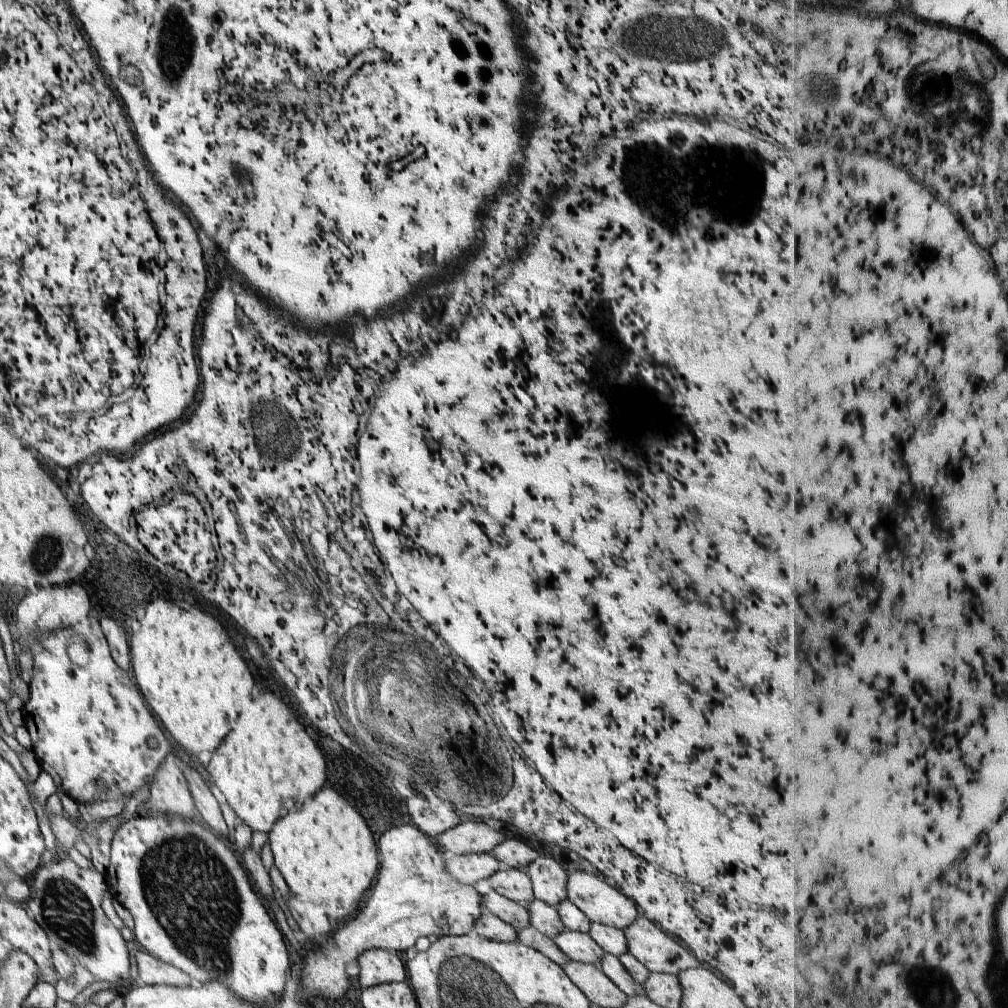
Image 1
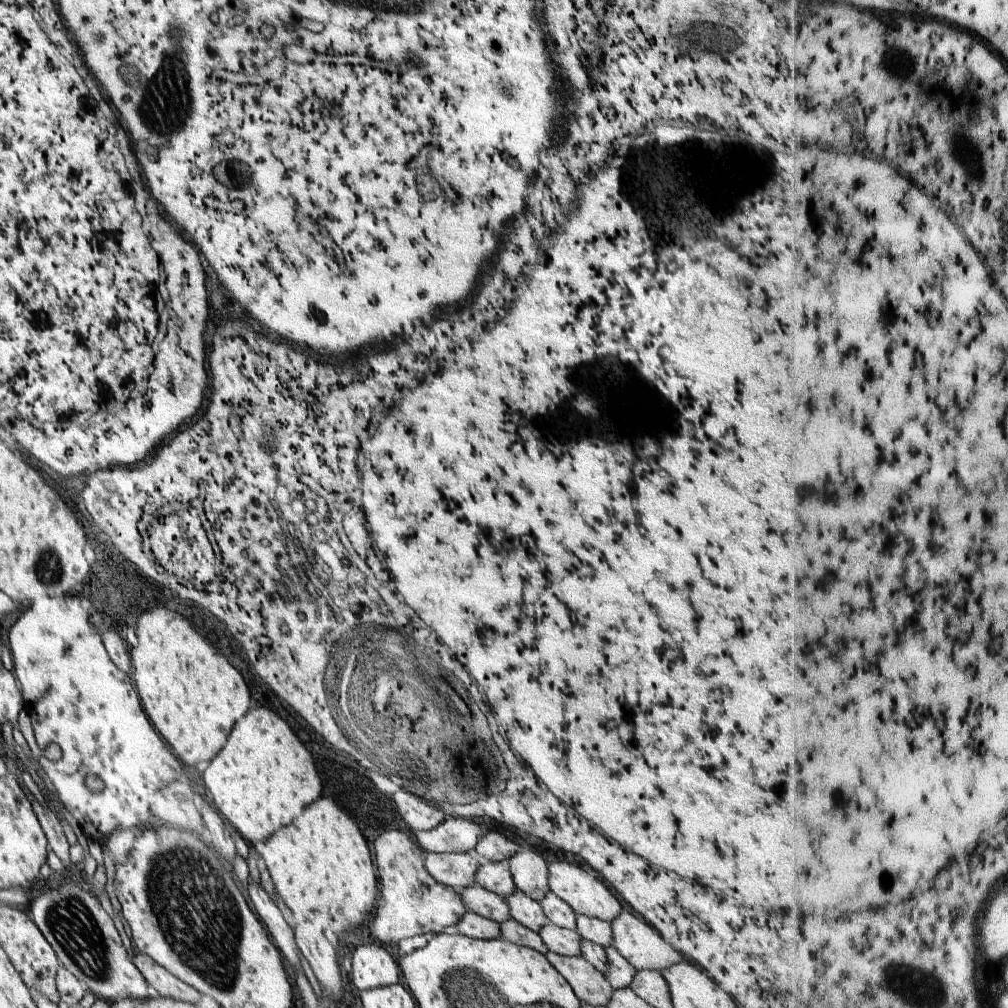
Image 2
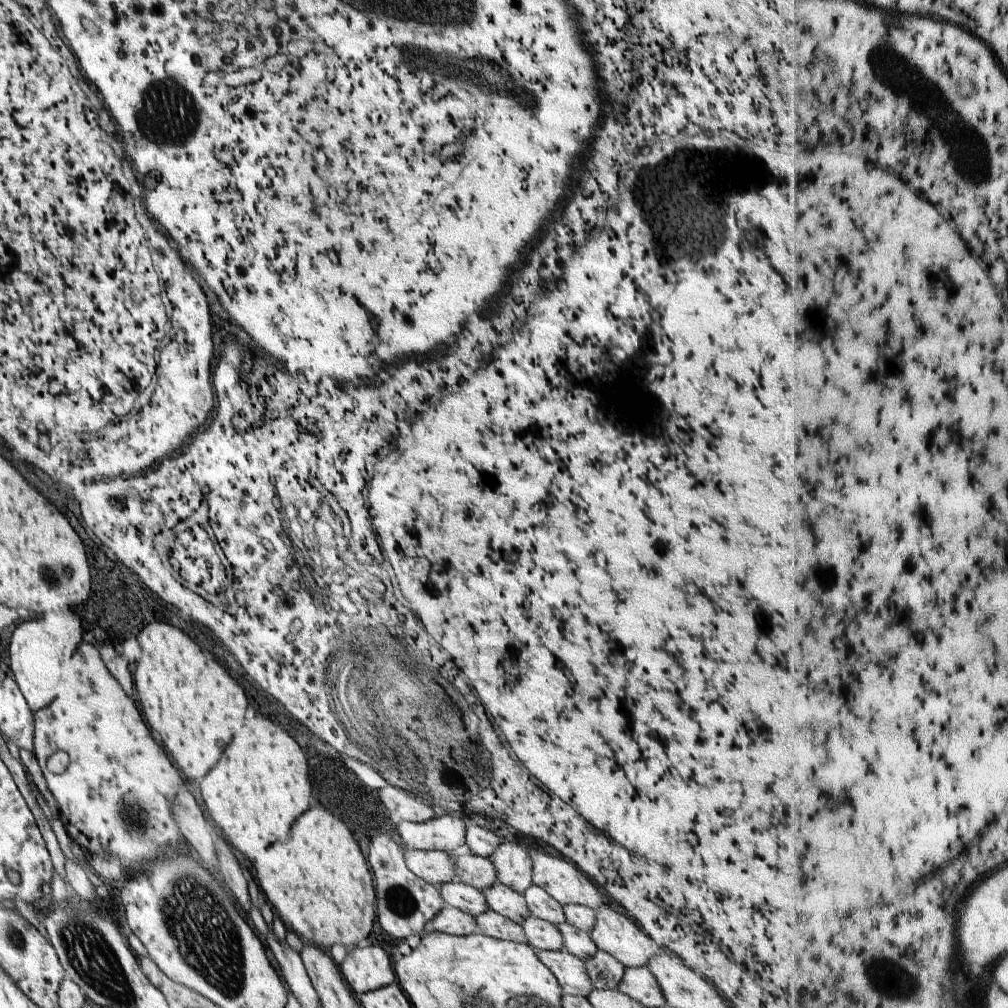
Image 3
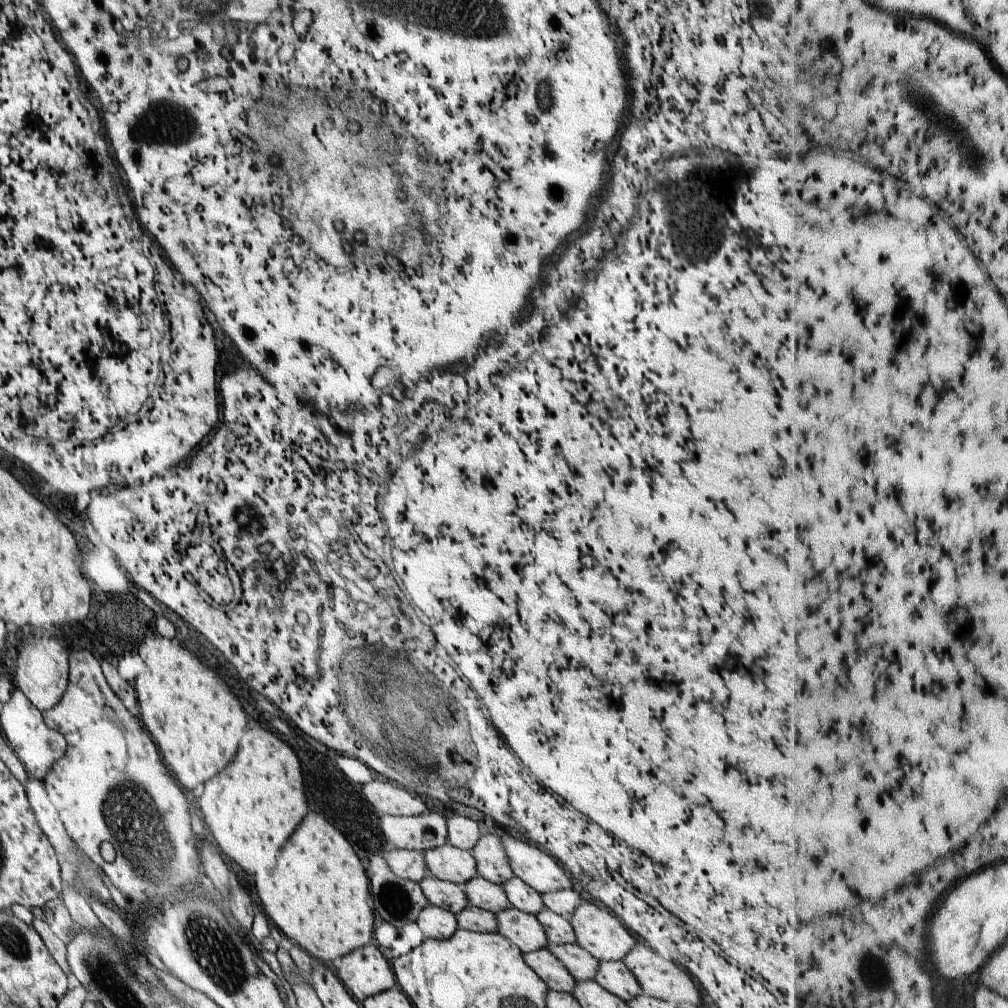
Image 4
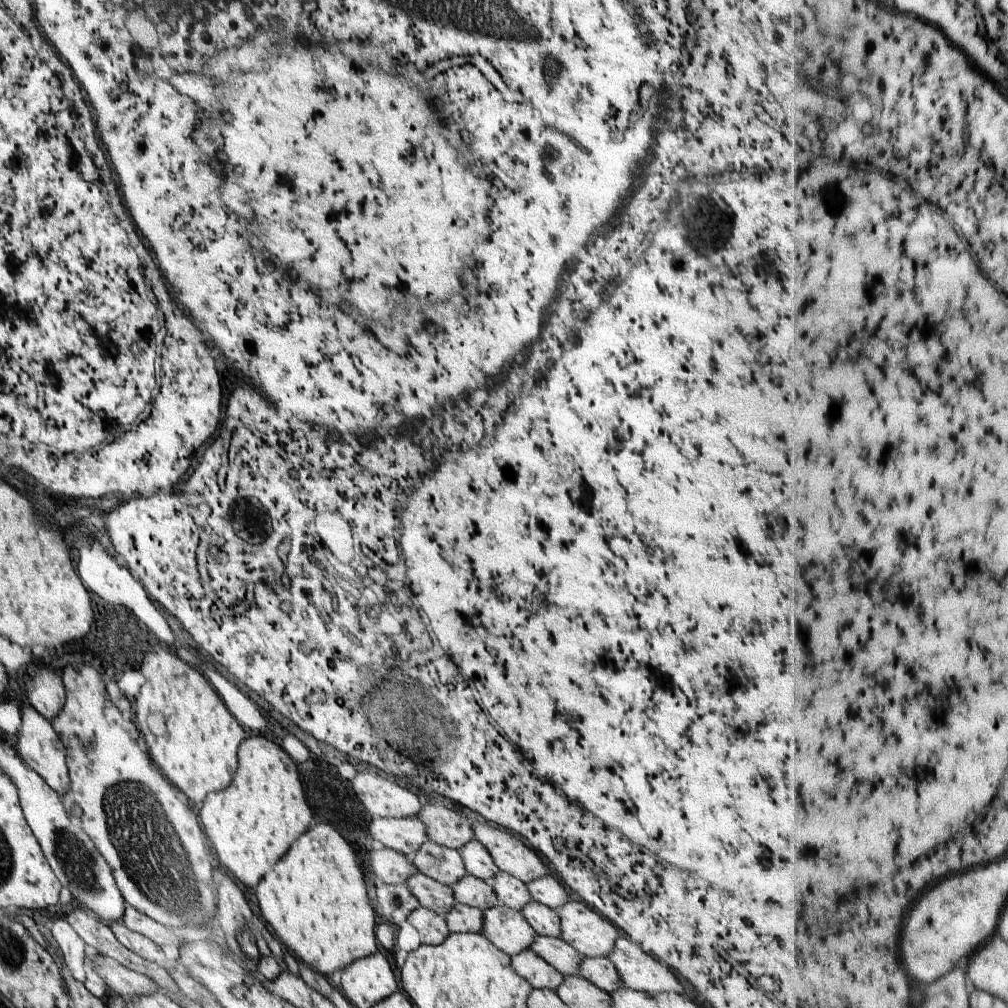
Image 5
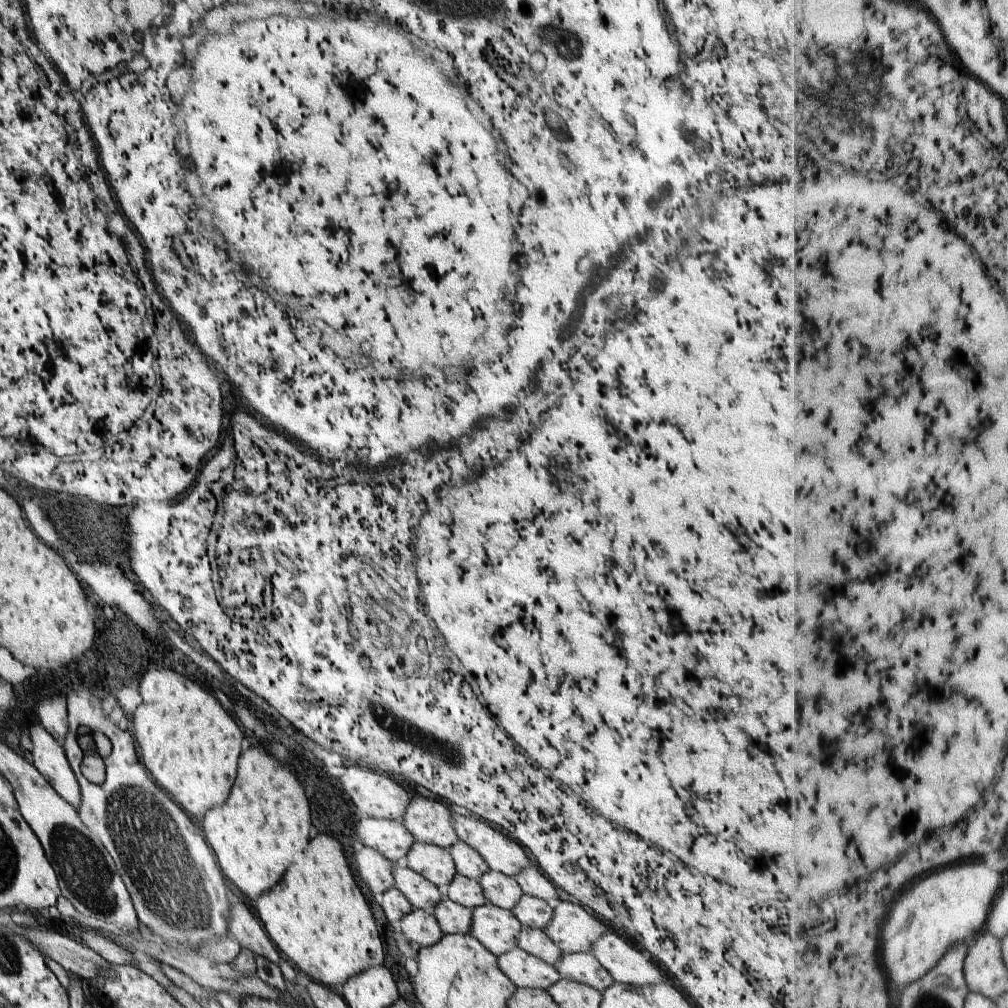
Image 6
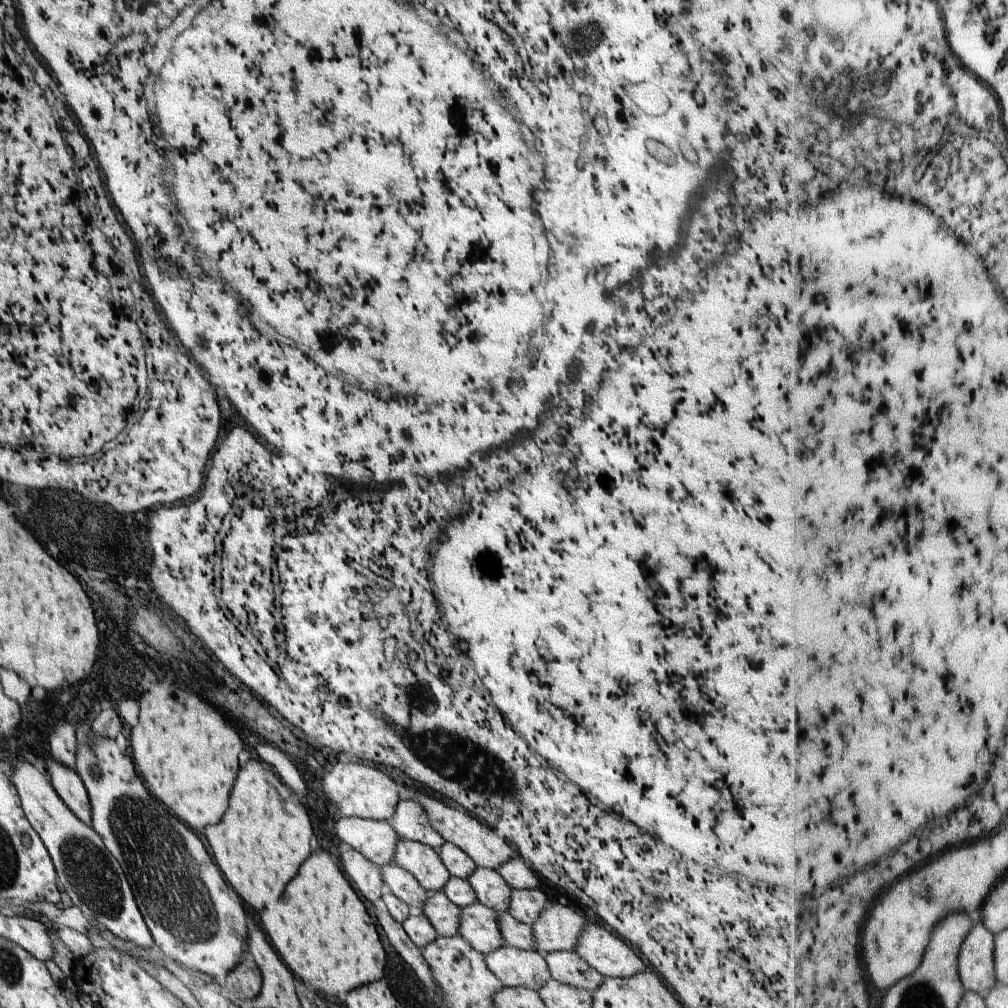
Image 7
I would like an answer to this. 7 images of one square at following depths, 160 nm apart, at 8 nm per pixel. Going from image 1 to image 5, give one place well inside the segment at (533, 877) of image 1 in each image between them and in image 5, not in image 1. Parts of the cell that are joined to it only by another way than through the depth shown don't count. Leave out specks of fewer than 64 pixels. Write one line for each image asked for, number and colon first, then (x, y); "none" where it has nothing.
2: (530, 871)
3: (514, 865)
4: (493, 864)
5: (478, 861)

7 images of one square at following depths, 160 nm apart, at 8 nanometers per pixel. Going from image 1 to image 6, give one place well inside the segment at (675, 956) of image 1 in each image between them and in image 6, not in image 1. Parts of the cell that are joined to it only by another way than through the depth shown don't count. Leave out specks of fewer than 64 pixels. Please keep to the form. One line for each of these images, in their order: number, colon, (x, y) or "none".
2: (642, 945)
3: (615, 933)
4: (597, 930)
5: (591, 934)
6: (574, 930)

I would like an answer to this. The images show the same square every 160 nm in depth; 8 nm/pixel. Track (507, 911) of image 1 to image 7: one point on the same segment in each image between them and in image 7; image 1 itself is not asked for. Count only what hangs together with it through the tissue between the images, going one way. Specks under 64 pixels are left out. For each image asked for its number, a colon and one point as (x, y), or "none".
2: (488, 904)
3: (468, 899)
4: (451, 896)
5: (431, 894)
6: (422, 894)
7: (399, 882)

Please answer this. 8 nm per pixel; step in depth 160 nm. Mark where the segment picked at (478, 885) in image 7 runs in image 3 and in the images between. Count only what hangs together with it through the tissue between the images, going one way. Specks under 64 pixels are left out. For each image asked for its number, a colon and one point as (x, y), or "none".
3: (541, 904)
4: (522, 896)
5: (513, 893)
6: (500, 890)

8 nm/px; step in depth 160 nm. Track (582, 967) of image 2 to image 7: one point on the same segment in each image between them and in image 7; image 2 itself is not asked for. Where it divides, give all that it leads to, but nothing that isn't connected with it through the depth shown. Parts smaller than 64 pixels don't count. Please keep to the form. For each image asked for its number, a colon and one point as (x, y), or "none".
3: (572, 974)
4: (544, 962)
5: (540, 974)
6: (525, 970)
7: (514, 967)

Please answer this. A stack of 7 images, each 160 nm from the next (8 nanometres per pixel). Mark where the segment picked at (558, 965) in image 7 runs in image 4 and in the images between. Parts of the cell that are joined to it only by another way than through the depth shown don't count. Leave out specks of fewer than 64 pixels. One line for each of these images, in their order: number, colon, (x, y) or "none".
4: (614, 976)
5: (601, 971)
6: (583, 967)

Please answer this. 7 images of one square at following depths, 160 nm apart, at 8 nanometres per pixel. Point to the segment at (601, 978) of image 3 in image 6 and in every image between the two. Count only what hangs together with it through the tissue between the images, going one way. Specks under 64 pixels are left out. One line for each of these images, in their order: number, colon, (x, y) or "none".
4: (583, 966)
5: (563, 957)
6: (534, 941)

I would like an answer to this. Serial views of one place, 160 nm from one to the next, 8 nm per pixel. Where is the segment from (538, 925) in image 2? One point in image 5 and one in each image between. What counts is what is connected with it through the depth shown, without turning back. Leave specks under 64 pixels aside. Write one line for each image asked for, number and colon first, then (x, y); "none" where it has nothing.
3: (504, 900)
4: (482, 893)
5: (469, 890)

